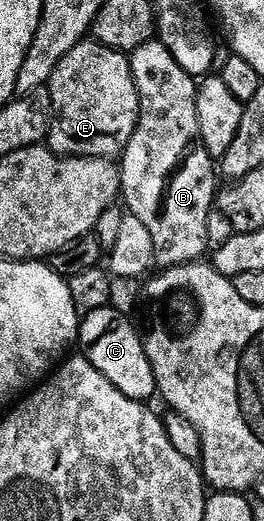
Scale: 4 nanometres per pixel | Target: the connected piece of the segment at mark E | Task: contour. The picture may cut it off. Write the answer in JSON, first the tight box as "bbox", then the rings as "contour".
{"bbox":[49,39,141,158],"contour":[[[84,39],[57,63],[49,88],[52,94],[63,93],[63,110],[58,110],[57,120],[52,124],[49,134],[49,148],[60,155],[76,157],[118,158],[131,142],[135,128],[139,126],[141,102],[135,86],[135,76],[131,70],[131,59],[126,53],[119,53],[94,39]]]}

